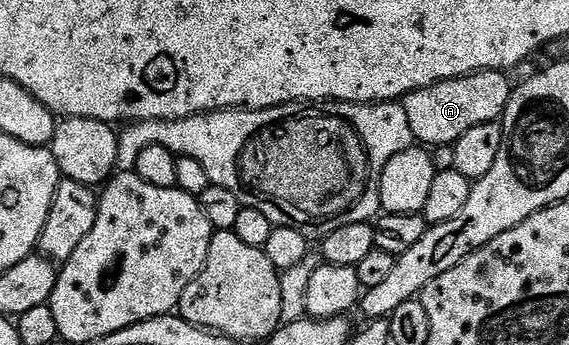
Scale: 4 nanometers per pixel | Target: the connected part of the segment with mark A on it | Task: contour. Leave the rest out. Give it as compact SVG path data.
M478 71L474 75L440 81L436 85L408 93L401 104L404 113L408 113L408 125L412 125L415 140L430 149L449 147L460 137L464 137L468 129L499 122L505 115L510 100L510 77L500 71Z

